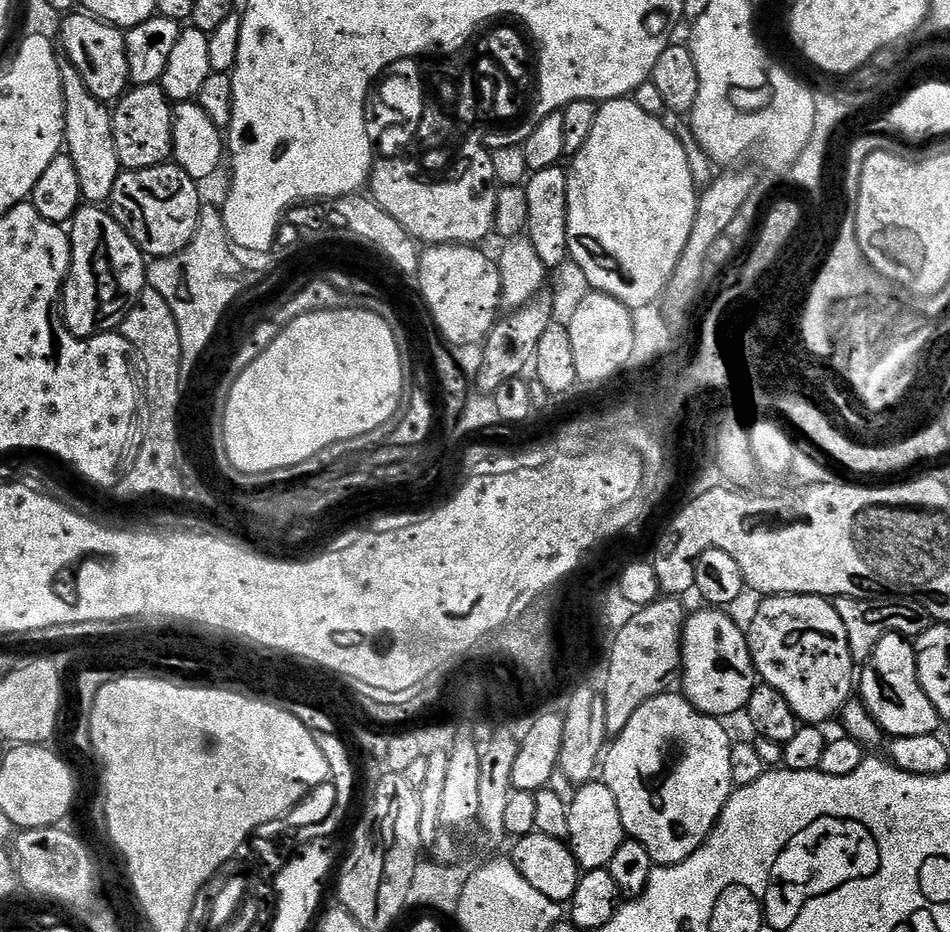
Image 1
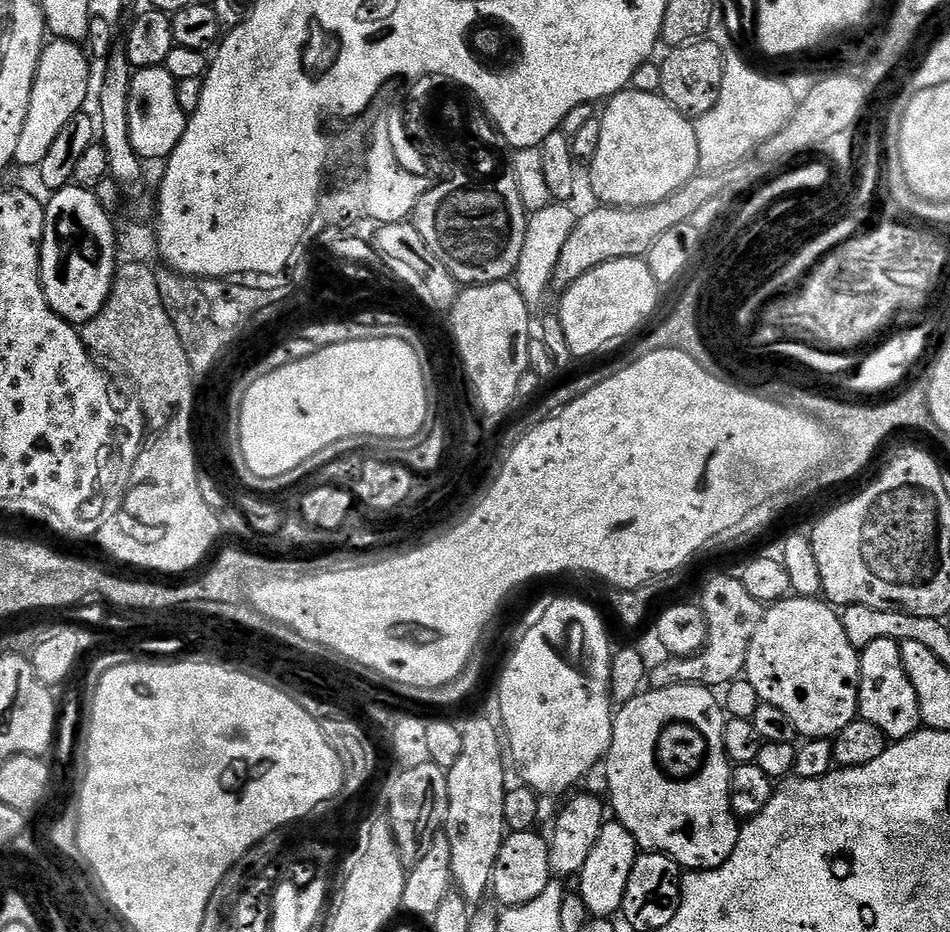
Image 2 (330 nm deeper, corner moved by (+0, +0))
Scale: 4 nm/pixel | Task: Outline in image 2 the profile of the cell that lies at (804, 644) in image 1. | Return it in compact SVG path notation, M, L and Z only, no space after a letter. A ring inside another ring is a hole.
M793 595L779 600L765 611L758 630L750 642L744 672L758 690L761 701L778 706L794 722L801 737L813 740L835 738L852 720L857 719L860 706L860 654L846 638L846 630L840 621L840 612L833 605L820 598Z

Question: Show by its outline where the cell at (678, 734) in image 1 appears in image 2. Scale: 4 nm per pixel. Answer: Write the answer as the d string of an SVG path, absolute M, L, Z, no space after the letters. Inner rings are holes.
M675 684L669 688L645 690L634 699L627 700L624 704L619 705L618 711L615 713L612 722L610 750L602 764L602 769L604 768L605 774L608 775L609 797L607 796L607 799L610 801L611 811L613 808L616 811L615 819L619 824L626 826L626 830L630 830L630 834L634 834L637 849L645 852L665 852L671 860L680 865L681 869L698 872L722 866L722 862L726 862L726 858L730 858L730 854L734 854L734 846L738 846L742 827L741 821L732 812L732 803L730 802L734 765L729 760L722 742L726 712L716 695L717 693L713 689L705 688L702 684Z

